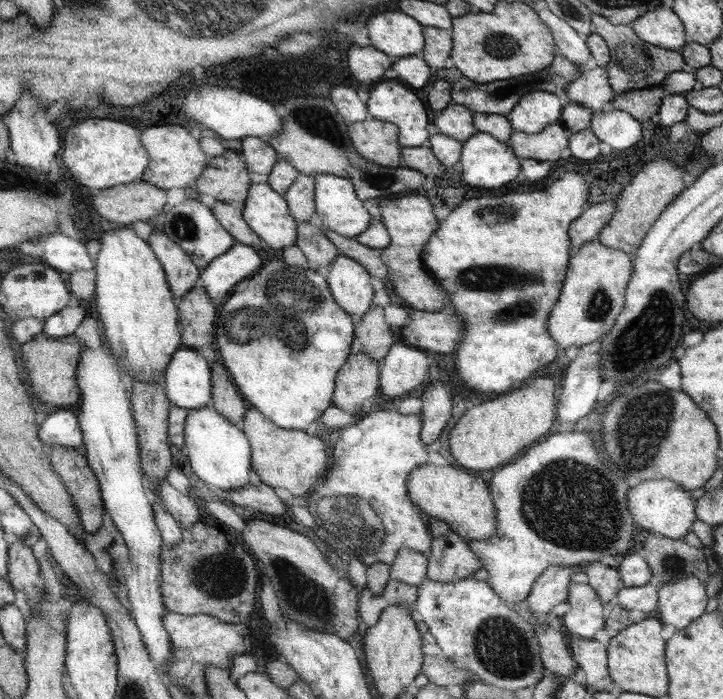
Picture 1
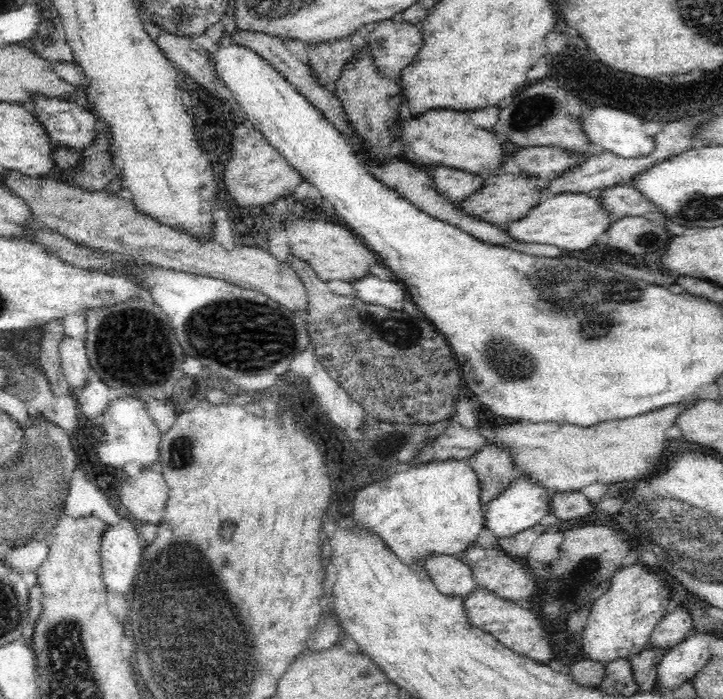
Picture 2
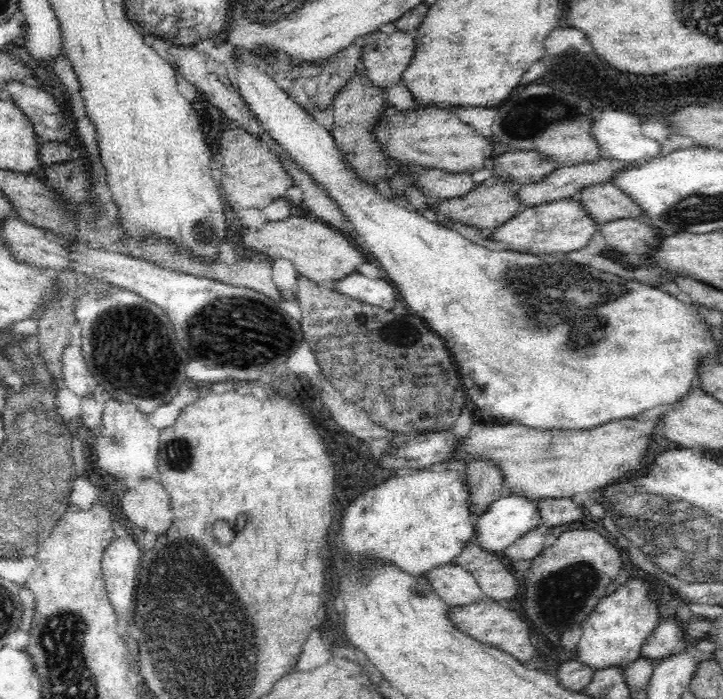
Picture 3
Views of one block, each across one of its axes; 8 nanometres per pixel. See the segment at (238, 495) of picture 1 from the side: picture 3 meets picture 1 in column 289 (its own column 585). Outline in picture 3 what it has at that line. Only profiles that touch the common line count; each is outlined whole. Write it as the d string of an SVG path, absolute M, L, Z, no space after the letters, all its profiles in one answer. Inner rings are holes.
M547 498L537 502L542 523L549 527L568 524L580 520L586 514L586 505L570 498Z

